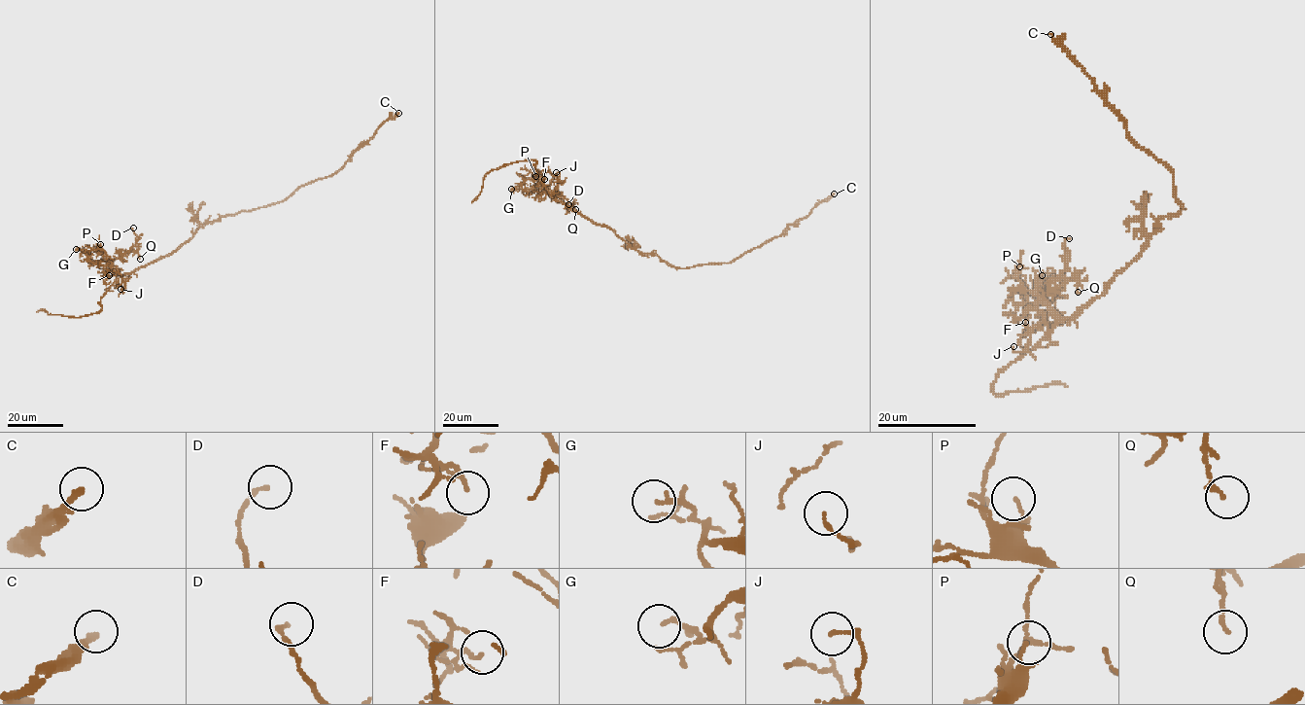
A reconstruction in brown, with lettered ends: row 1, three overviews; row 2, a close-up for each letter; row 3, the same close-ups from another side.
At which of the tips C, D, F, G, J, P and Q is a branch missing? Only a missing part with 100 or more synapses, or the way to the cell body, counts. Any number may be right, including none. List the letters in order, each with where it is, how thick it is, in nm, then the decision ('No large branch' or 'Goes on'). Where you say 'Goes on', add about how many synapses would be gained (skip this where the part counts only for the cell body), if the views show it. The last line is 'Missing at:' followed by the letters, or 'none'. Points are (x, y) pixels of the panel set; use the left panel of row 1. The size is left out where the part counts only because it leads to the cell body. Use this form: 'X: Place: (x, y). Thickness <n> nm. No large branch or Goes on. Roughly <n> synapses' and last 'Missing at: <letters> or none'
C: Place: (398, 113). Thickness 180 nm. No large branch
D: Place: (133, 228). Thickness 120 nm. No large branch
F: Place: (109, 275). Thickness 100 nm. No large branch
G: Place: (76, 249). Thickness 100 nm. No large branch
J: Place: (120, 289). Thickness 100 nm. No large branch
P: Place: (100, 244). Thickness 70 nm. No large branch
Q: Place: (140, 259). Thickness 150 nm. No large branch
Missing at: none

